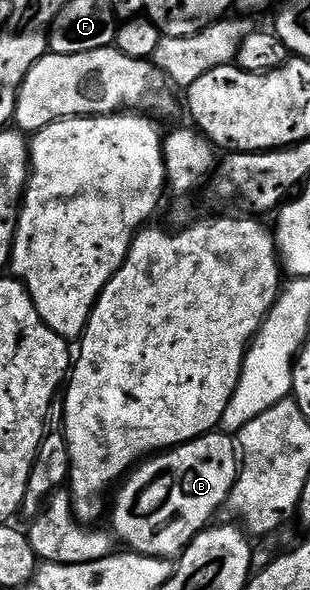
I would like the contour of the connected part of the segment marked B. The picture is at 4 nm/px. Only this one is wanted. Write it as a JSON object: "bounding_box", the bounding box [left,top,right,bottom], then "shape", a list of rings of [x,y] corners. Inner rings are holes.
{"bounding_box":[112,431,239,558],"shape":[[[210,431],[202,437],[194,437],[186,445],[170,447],[138,464],[120,482],[116,490],[117,502],[112,502],[112,532],[122,546],[148,557],[180,558],[187,546],[214,520],[220,505],[228,502],[239,472],[239,445],[224,431]]]}

